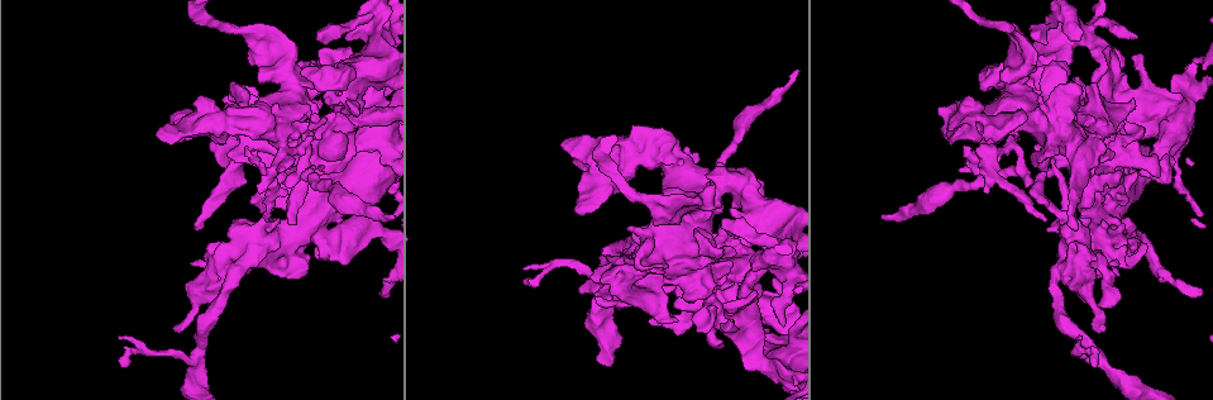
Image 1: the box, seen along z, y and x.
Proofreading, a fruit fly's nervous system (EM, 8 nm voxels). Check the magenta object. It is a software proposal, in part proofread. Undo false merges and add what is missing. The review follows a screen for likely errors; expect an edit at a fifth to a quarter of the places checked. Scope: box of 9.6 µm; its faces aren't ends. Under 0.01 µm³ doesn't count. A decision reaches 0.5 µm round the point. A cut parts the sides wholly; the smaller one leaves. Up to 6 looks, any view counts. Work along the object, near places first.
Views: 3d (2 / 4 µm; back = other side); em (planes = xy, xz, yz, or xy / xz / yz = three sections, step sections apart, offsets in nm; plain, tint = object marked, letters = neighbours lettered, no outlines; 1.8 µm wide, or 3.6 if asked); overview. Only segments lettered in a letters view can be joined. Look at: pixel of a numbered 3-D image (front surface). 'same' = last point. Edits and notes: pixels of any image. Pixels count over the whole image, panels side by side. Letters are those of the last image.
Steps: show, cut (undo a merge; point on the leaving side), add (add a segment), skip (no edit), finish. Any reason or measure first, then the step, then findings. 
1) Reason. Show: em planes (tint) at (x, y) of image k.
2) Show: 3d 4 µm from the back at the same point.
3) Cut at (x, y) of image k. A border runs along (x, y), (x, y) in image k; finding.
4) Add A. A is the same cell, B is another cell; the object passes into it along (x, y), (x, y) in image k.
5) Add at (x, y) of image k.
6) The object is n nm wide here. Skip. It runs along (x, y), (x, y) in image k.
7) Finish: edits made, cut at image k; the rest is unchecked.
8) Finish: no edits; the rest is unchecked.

Calibre changes. Show: em 3.6 µm planes (tint) at (698, 180) of image 1.

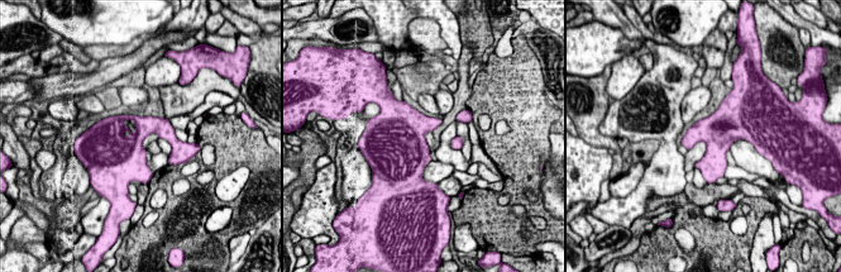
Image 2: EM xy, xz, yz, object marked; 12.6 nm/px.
Show: em 3.6 µm planes (letters) at the same point.

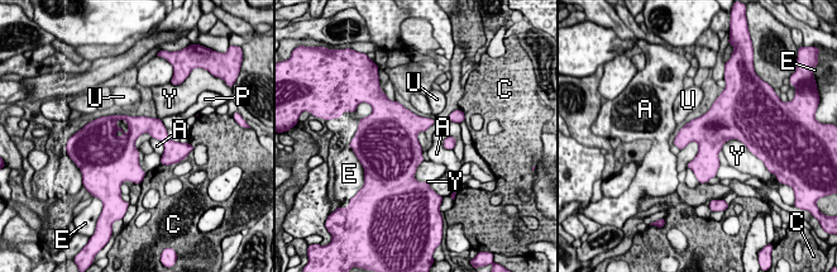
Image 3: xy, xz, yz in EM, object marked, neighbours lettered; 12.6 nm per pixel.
Skip. A, C, E, P, U and Y are other cells; a border runs along (151, 137), (161, 142), (162, 154) in image 3; one cell here.

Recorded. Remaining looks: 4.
Abrupt turn. Show: em 3.6 µm xy step 4 (tint) at (321, 176) of image 1.

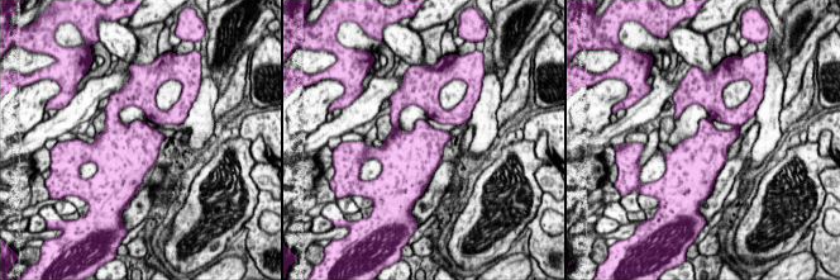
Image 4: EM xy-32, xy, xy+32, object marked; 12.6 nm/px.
Show: em 3.6 µm xy step 4 (letters) at the same point.

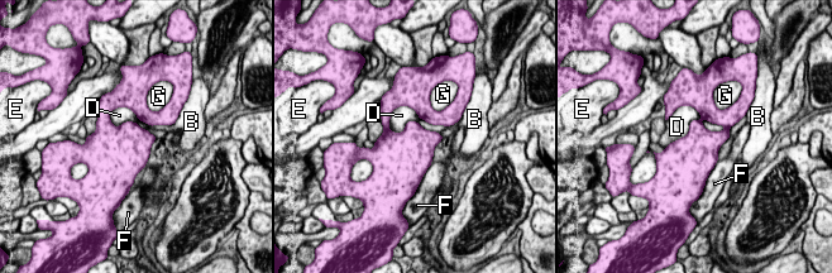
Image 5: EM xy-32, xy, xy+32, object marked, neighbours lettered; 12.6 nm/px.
Skip. B, D, E, F and G are other cells; one cell here.

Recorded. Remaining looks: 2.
Small branch off a trunk. Show: em planes (letters) at (225, 260) of image 1.

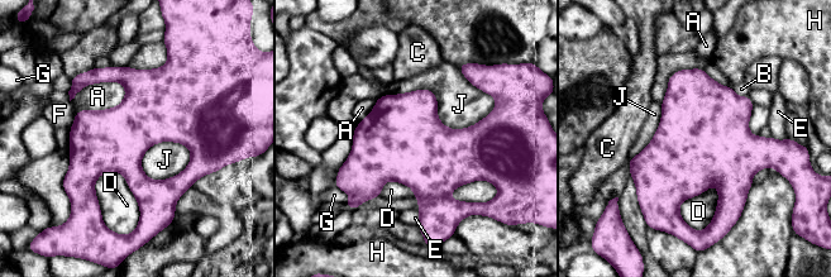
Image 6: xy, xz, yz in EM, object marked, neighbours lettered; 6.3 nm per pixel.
The object is 400 nm wide here. Skip. A, B, C, D, E, F, G, H and J are other cells; a border runs along (387, 92), (496, 106) in image 6; all the same cell.

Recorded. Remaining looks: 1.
Finish: no edits; the rest is unchecked.

